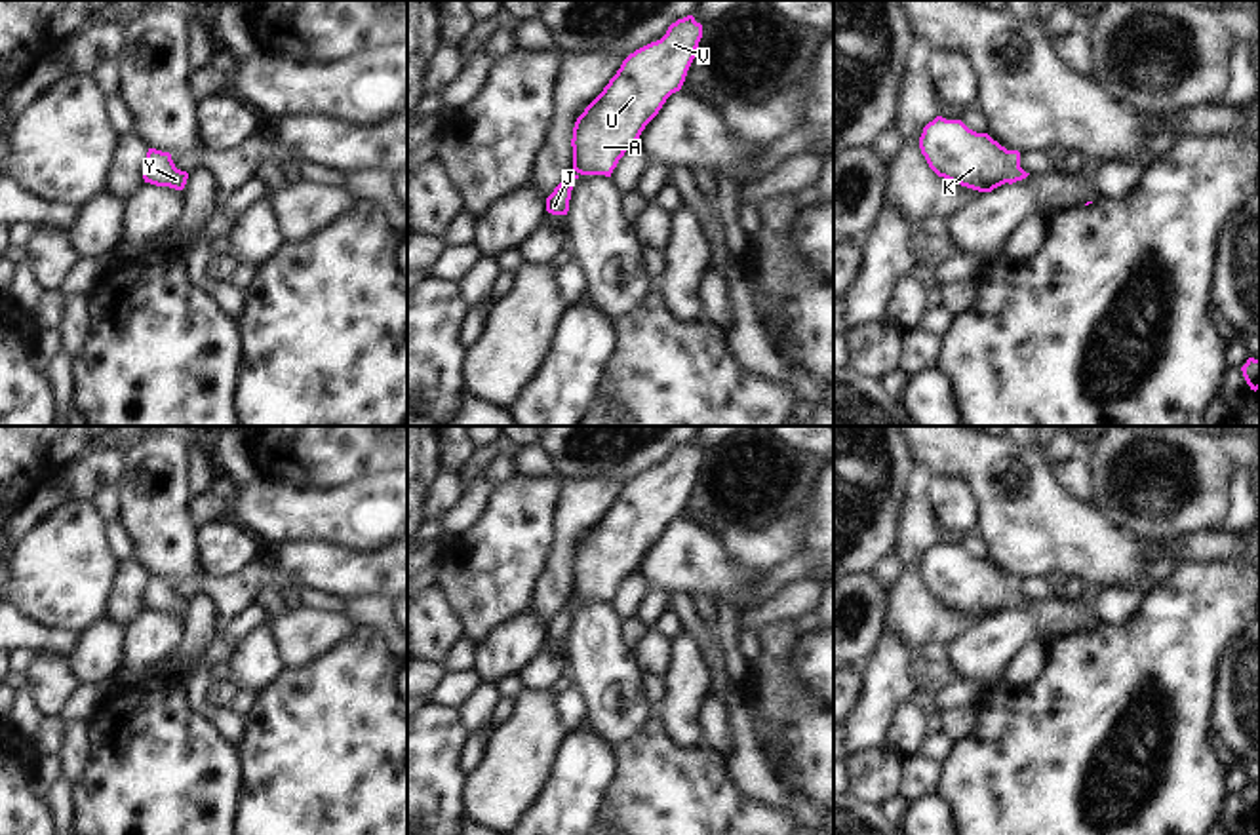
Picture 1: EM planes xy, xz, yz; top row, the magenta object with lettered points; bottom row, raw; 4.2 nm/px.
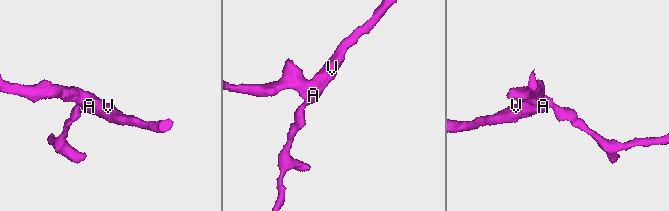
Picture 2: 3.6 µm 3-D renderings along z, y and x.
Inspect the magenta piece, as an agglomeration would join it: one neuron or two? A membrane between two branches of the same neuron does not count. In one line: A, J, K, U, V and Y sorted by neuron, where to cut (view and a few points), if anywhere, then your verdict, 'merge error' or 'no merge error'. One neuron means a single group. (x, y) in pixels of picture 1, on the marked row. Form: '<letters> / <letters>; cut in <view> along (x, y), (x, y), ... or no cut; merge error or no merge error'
A J K U V Y; no cut; no merge error

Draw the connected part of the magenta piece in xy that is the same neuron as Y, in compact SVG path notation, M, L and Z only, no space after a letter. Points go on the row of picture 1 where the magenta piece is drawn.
M148 148L147 160L143 164L143 179L145 183L156 186L169 186L175 190L183 190L188 173L175 167L169 152Z

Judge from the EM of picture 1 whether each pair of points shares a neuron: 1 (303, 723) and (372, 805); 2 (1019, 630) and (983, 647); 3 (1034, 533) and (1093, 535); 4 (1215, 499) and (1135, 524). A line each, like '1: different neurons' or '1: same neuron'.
1: same neuron
2: same neuron
3: same neuron
4: same neuron

